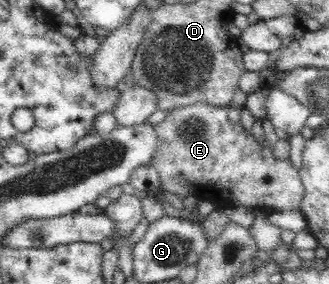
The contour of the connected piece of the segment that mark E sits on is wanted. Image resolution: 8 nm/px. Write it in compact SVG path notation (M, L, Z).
M190 104L189 106L179 106L169 110L170 115L161 124L157 124L156 128L158 136L162 144L159 146L158 152L152 161L152 165L158 171L160 177L160 189L165 192L173 193L181 198L188 195L193 195L197 201L212 201L218 209L224 207L239 207L245 206L251 209L261 209L268 212L280 210L299 210L303 201L306 198L306 189L300 180L300 174L295 170L290 161L281 162L273 157L273 147L265 140L262 145L255 142L253 134L247 135L239 124L232 126L227 118L228 108L226 106L211 106L209 104Z

